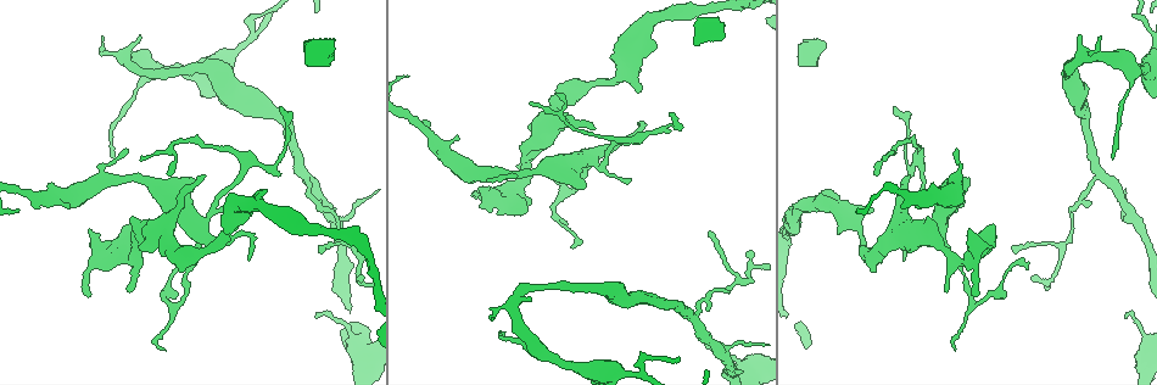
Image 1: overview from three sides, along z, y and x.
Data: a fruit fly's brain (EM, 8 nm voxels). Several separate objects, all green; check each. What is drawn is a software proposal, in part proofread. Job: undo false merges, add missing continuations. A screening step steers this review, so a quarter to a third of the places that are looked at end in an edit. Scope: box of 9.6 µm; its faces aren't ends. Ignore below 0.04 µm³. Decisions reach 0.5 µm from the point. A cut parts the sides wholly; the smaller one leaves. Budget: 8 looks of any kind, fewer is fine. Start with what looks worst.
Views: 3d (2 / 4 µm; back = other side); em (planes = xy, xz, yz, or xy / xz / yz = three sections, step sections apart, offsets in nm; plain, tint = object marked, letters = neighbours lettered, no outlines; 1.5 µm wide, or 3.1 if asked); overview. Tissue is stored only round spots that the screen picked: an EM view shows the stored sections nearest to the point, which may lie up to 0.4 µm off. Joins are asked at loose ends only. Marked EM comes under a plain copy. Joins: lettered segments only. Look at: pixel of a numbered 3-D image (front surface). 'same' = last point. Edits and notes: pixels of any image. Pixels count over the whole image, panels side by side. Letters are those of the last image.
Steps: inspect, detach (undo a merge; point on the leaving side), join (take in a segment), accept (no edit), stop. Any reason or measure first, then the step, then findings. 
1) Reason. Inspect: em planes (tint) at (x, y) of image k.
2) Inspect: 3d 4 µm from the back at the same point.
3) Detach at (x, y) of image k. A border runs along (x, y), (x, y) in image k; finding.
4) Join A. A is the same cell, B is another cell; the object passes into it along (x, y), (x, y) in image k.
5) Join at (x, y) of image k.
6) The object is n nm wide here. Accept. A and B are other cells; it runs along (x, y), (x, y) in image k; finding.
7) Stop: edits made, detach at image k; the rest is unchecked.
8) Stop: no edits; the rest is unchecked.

Inspect: em planes (letters) at (67, 207) of image 1.

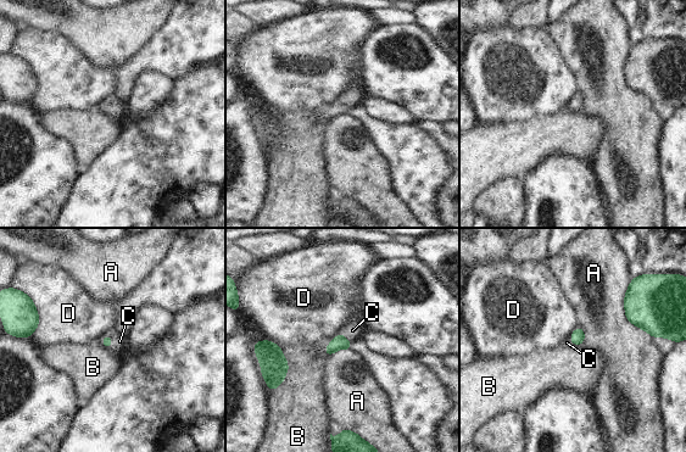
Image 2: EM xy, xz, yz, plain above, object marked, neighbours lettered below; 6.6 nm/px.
The longest contact is with A, 380 nm. Join C. C is the same cell, A, B and D are other cells; the object passes into it along (340, 342), (335, 336), (352, 330) in image 2; it goes on there.

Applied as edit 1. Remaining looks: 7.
Branch stops here. Inspect: em xz step 8 (tint) at (946, 287) of image 1.

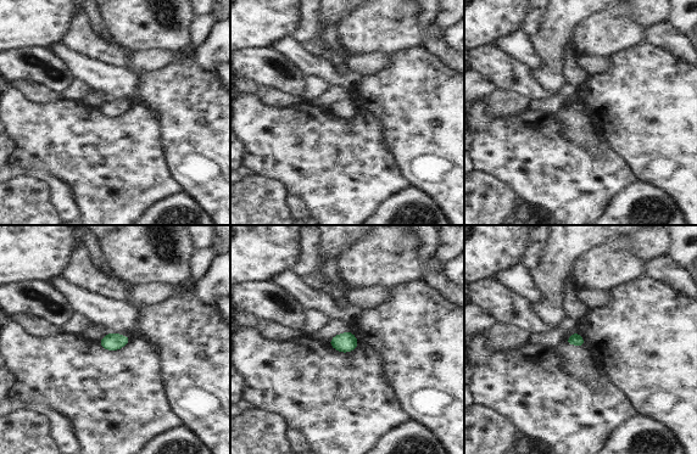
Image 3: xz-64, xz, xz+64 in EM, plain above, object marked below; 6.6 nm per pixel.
Another direction. Inspect: em planes (letters) at the same point.

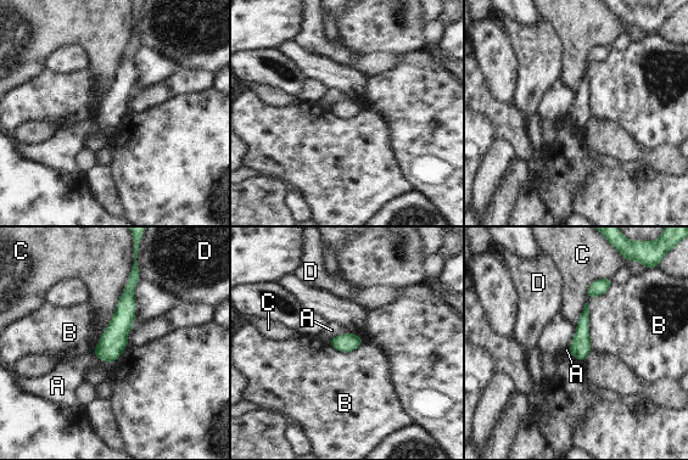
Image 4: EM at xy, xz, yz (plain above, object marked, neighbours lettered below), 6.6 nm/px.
Accept. A, B, C and D are other cells; it runs along (135, 274), (110, 359) in image 4; no lettered segment goes on from it.

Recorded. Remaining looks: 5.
Branch stops here. Inspect: em planes (letters) at (592, 129) of image 1.

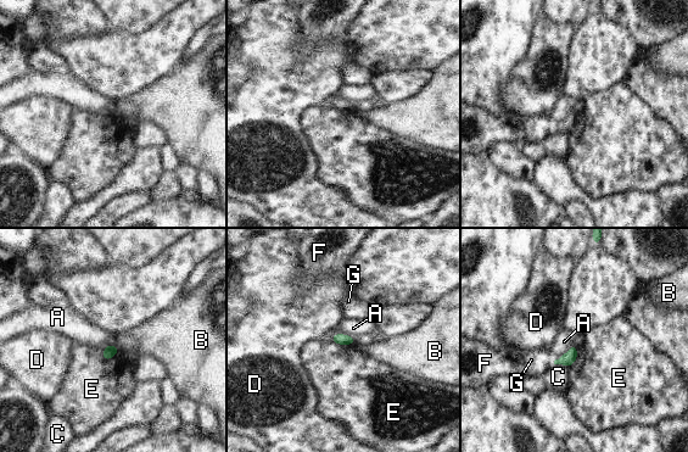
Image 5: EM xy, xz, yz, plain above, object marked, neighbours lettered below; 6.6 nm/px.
The longest contact is with A, 170 nm. Accept. A, B, C, D, E, F and G are other cells; a border runs along (119, 351), (112, 357), (101, 358) in image 5; no lettered segment goes on from it.

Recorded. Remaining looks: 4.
An open end. Inspect: em xz step 4 (tint) at (1125, 315) of image 1.

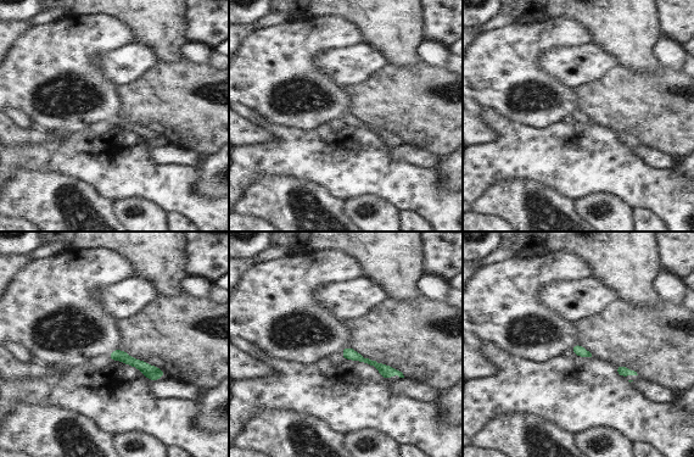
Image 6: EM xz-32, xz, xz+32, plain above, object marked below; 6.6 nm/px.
Another direction. Inspect: em planes (letters) at the same point.

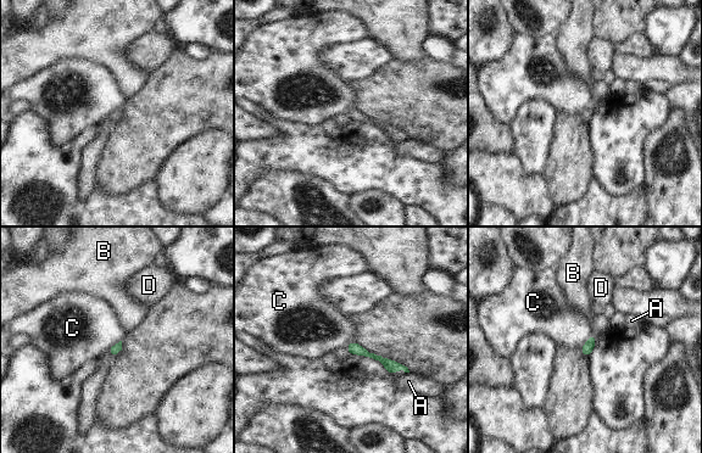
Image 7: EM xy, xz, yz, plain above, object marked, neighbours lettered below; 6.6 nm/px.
The object is 70 nm wide here; the longest contact is with C, 130 nm. Accept. A, B, C and D are other cells; none of them fits.

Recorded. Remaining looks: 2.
Stop: edits made, join at image 2; the rest is unchecked.

